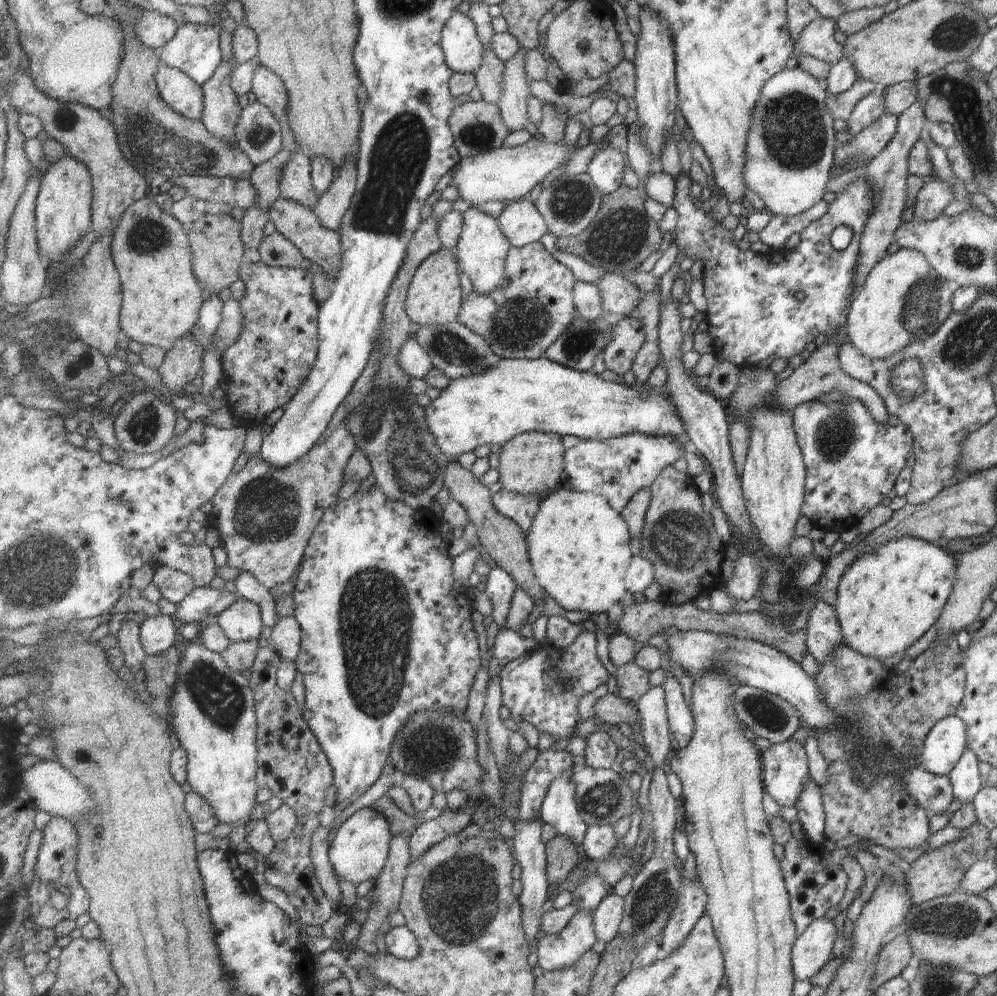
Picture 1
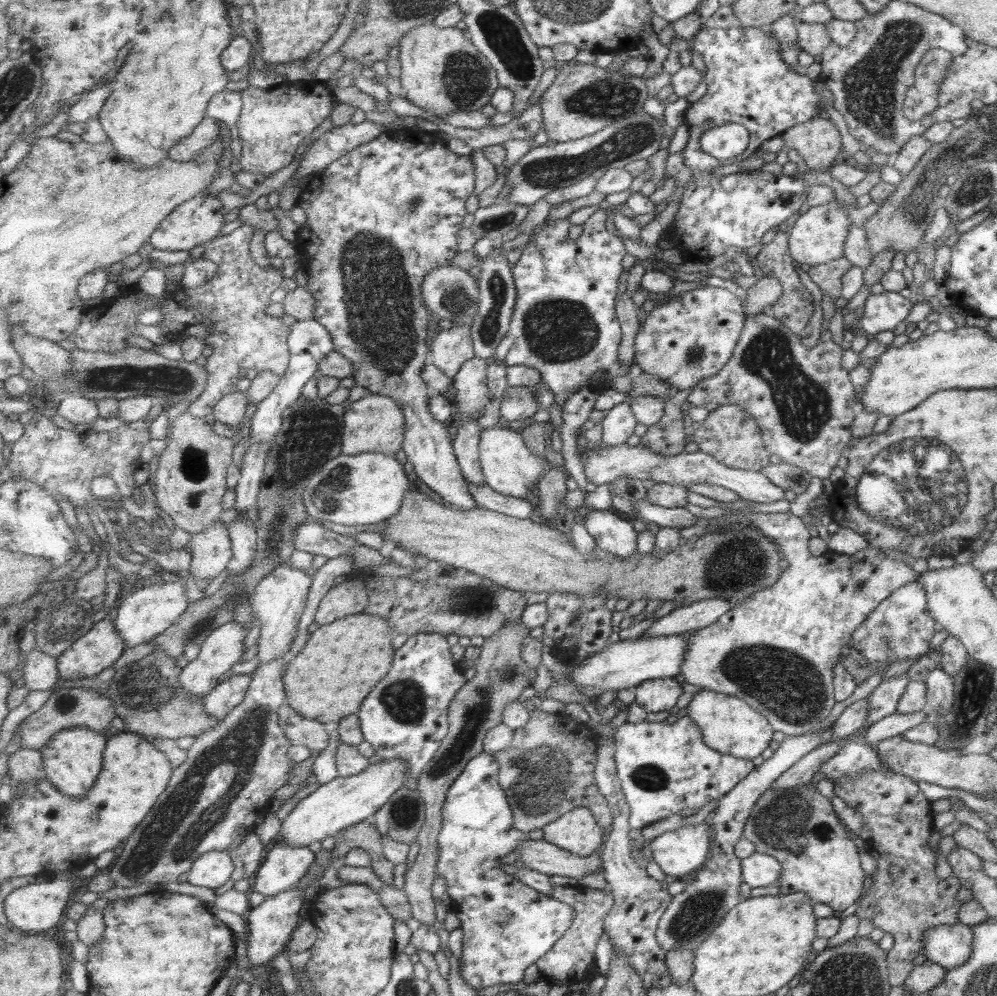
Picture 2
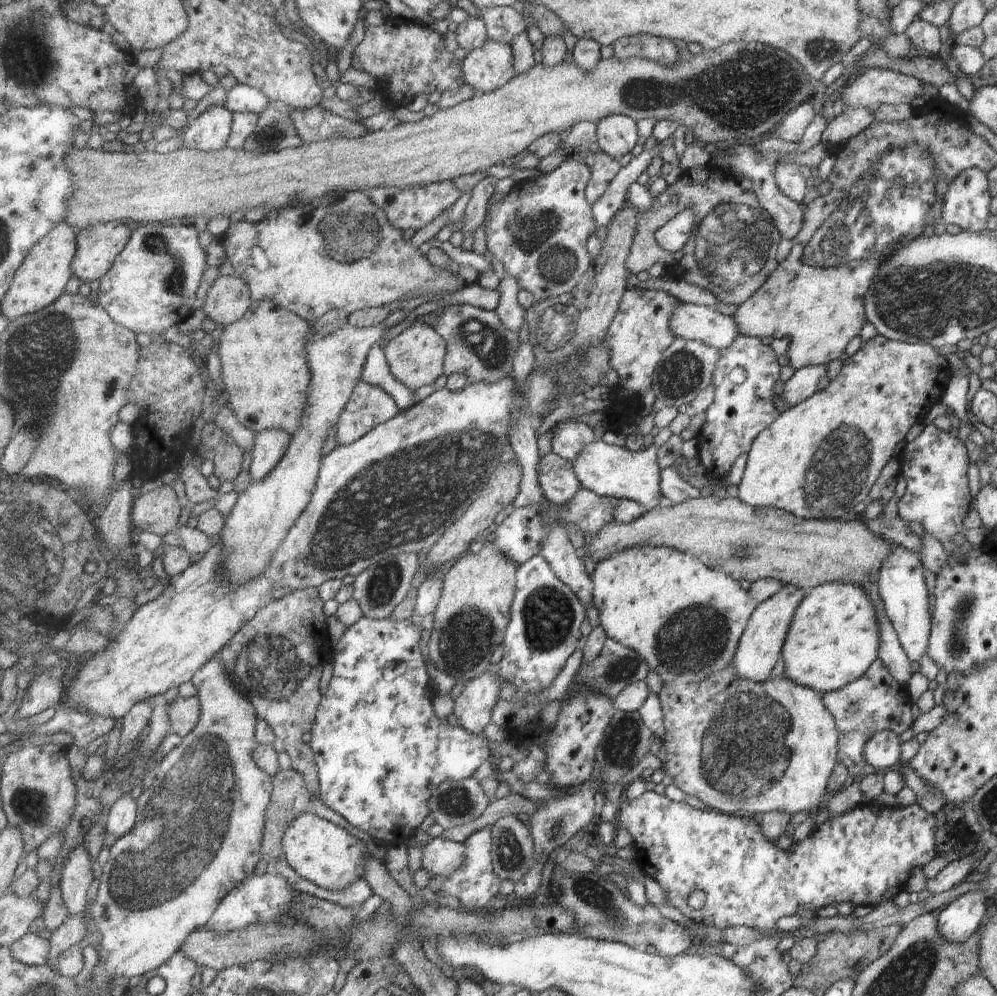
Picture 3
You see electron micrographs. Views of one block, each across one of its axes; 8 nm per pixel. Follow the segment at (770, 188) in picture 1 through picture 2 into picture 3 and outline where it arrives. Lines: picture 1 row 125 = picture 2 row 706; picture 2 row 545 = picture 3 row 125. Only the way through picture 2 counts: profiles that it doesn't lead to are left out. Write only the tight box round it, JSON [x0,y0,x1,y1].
[765,101,813,142]

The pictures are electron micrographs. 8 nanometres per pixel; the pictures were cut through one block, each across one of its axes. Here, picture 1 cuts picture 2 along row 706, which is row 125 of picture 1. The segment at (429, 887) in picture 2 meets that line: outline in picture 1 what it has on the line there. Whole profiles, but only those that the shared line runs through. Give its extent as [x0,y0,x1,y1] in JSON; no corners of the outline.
[450,99,511,158]

